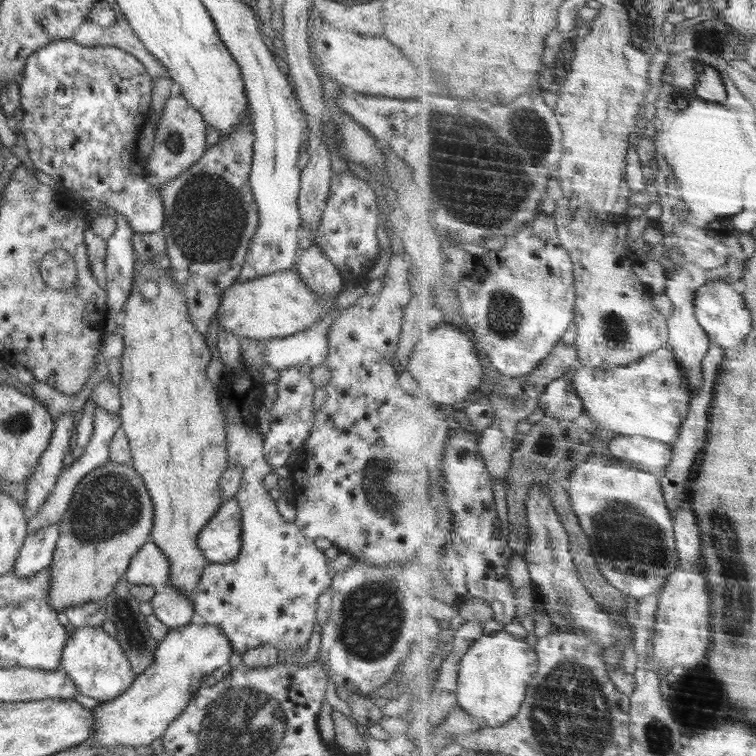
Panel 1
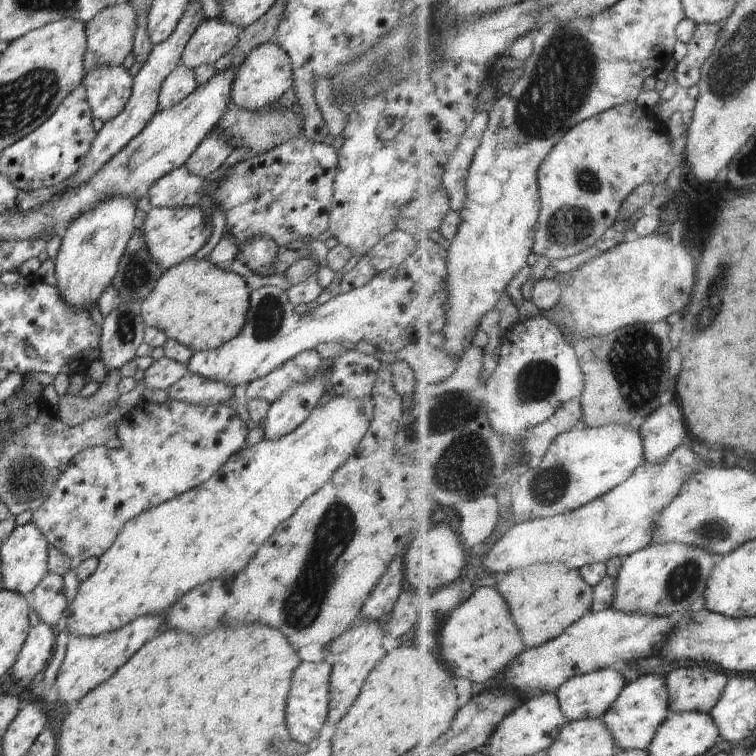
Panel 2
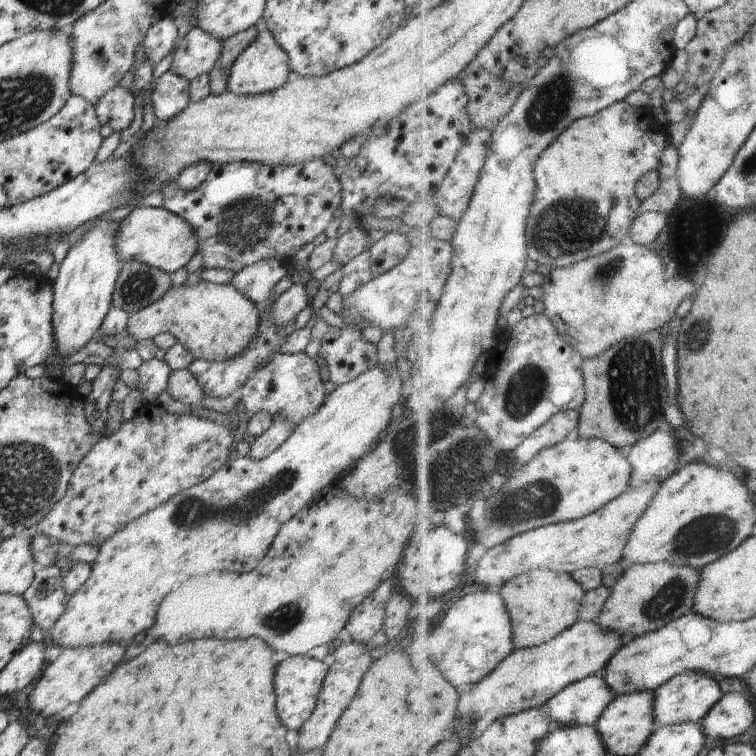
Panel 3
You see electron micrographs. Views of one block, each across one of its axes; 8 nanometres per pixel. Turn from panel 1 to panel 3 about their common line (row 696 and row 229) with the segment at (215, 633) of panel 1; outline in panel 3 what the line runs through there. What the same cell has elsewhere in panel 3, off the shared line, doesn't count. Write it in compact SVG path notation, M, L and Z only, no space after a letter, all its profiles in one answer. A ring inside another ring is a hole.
M136 207L118 224L115 249L122 264L137 261L171 273L186 266L197 253L195 230L183 218L164 207Z

